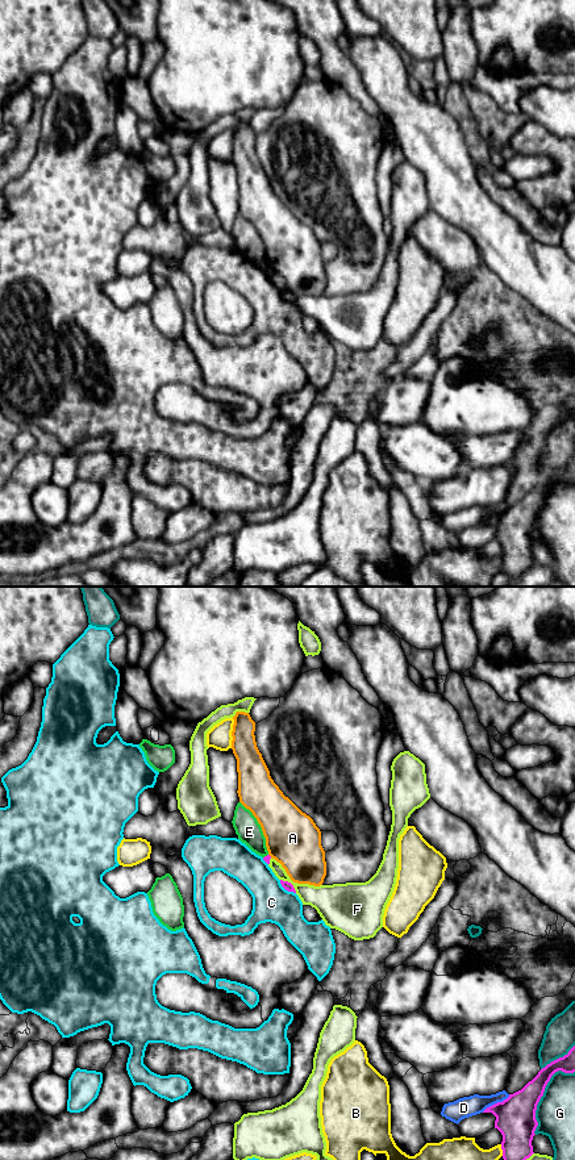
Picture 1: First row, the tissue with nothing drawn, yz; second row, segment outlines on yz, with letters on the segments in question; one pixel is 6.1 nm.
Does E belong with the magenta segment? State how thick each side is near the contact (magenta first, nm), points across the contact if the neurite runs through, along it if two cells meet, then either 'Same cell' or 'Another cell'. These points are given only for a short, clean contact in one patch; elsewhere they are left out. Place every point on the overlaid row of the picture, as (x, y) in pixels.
Thickness 40 nm (magenta) against 150 nm. Boundary: yz (267, 854), (263, 858). Another cell

